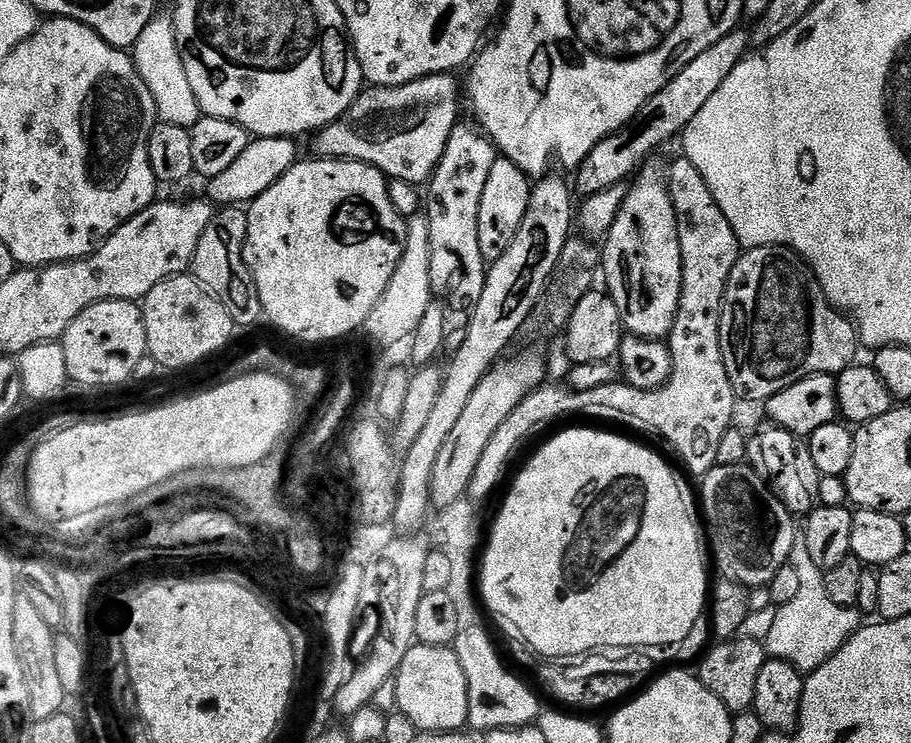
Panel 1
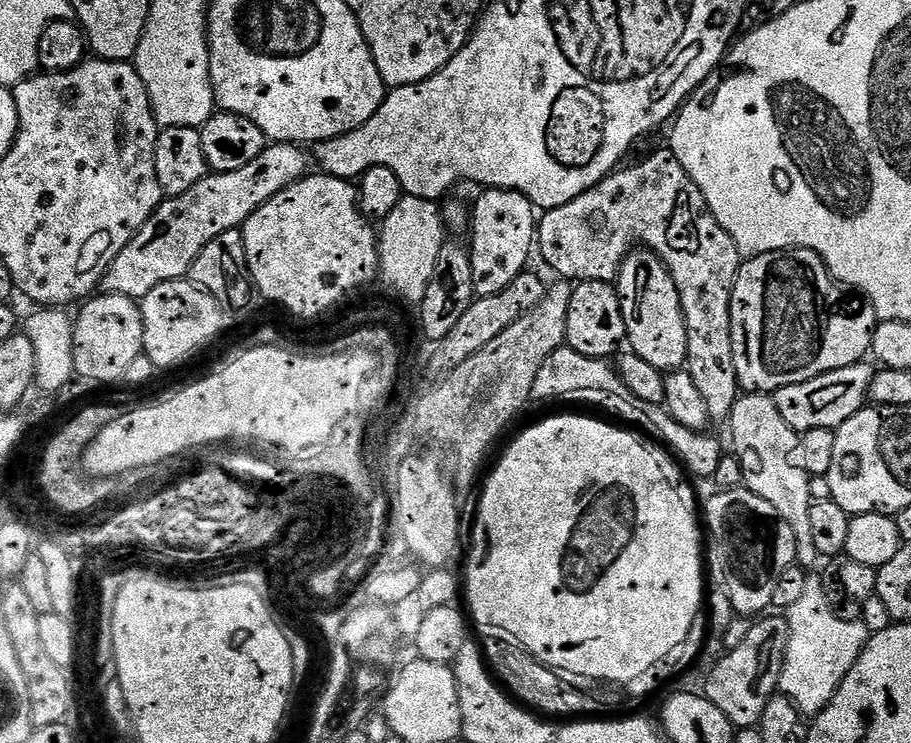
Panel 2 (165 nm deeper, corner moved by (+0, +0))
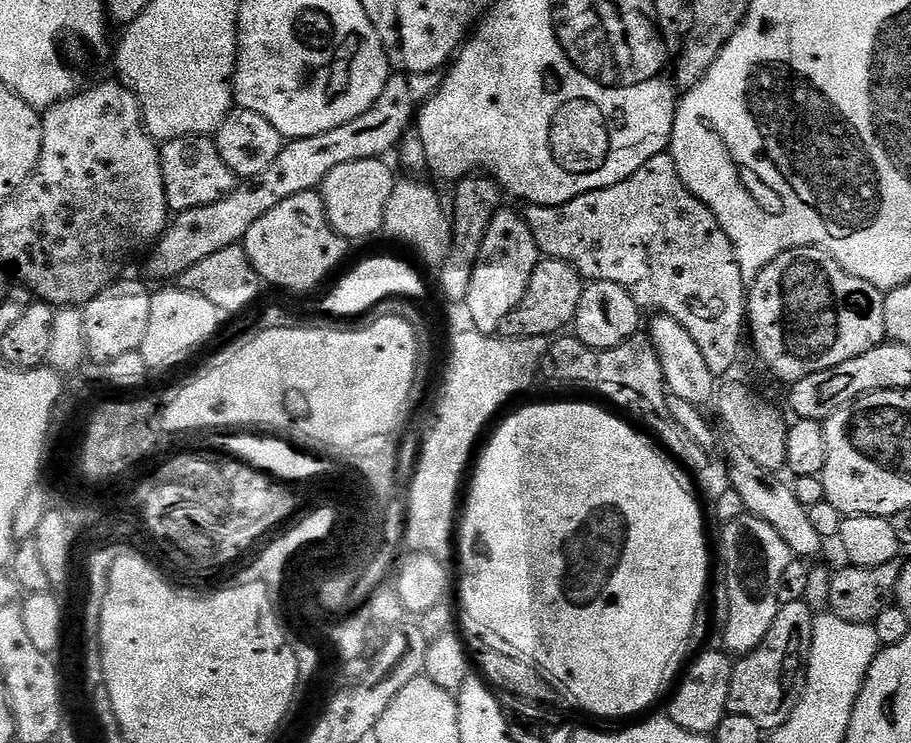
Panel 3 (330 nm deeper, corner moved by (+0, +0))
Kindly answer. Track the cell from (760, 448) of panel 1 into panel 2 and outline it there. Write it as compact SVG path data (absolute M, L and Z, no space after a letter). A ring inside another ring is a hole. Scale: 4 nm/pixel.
M745 393L737 397L735 406L732 407L728 419L728 426L734 442L734 454L740 458L740 465L743 466L745 487L748 487L754 494L765 498L770 502L782 519L789 523L794 533L796 544L796 563L805 570L812 570L817 562L821 561L820 551L814 545L814 537L811 532L811 521L809 506L813 504L813 498L809 494L809 474L800 465L800 436L793 431L791 426L780 414L775 399L767 393Z

